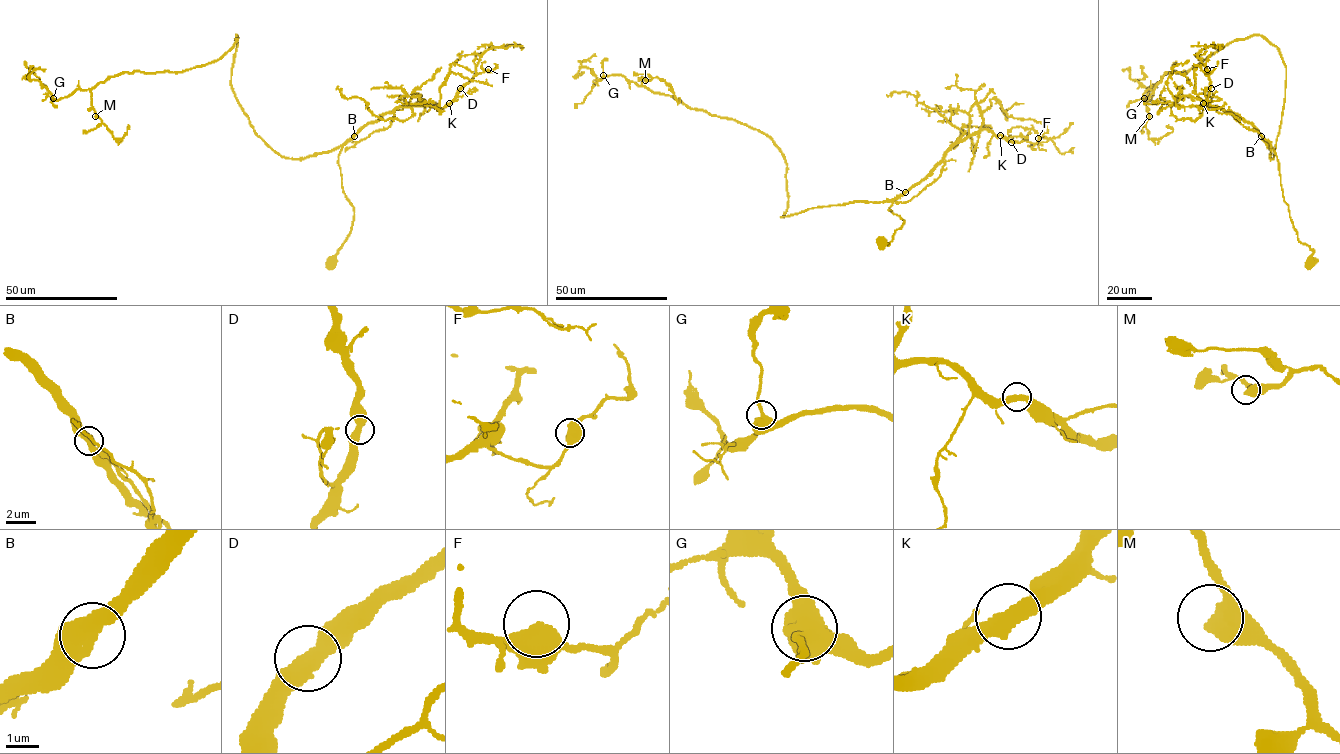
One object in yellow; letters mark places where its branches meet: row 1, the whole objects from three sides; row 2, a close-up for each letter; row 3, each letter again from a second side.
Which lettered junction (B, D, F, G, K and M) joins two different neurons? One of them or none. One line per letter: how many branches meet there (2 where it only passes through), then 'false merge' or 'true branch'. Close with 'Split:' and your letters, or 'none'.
B: 2 branches meet; true branch
D: 2 branches meet; true branch
F: 2 branches meet; true branch
G: 2 branches meet; true branch
K: 2 branches meet; true branch
M: 2 branches meet; true branch
Split: none

